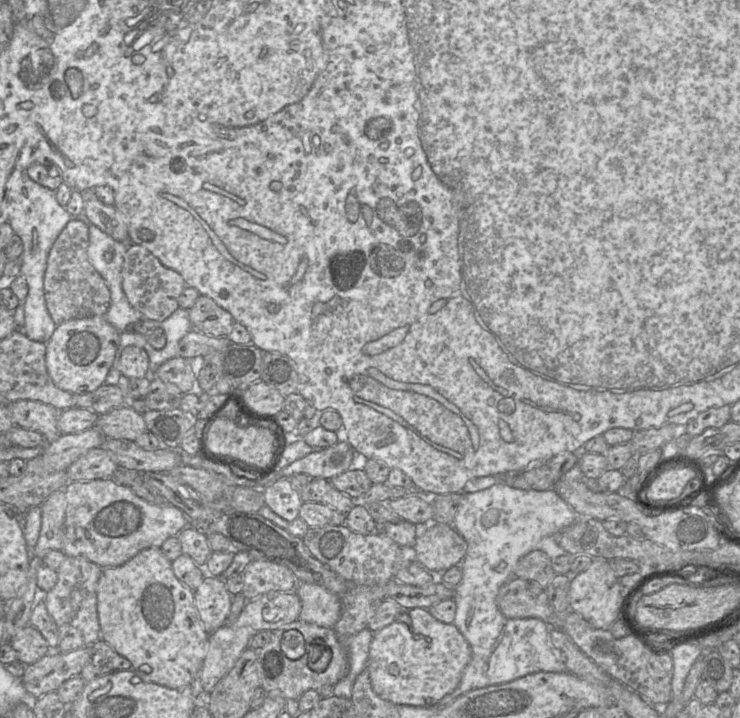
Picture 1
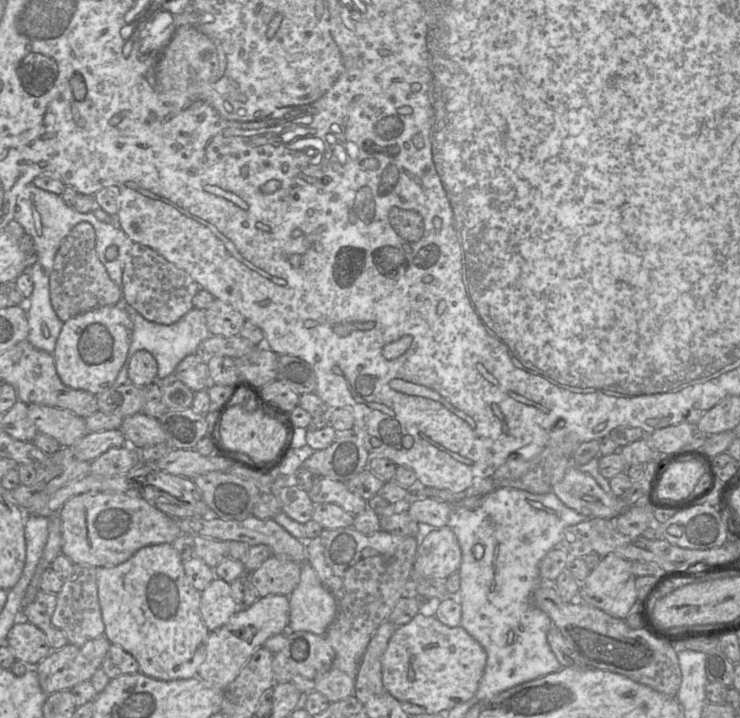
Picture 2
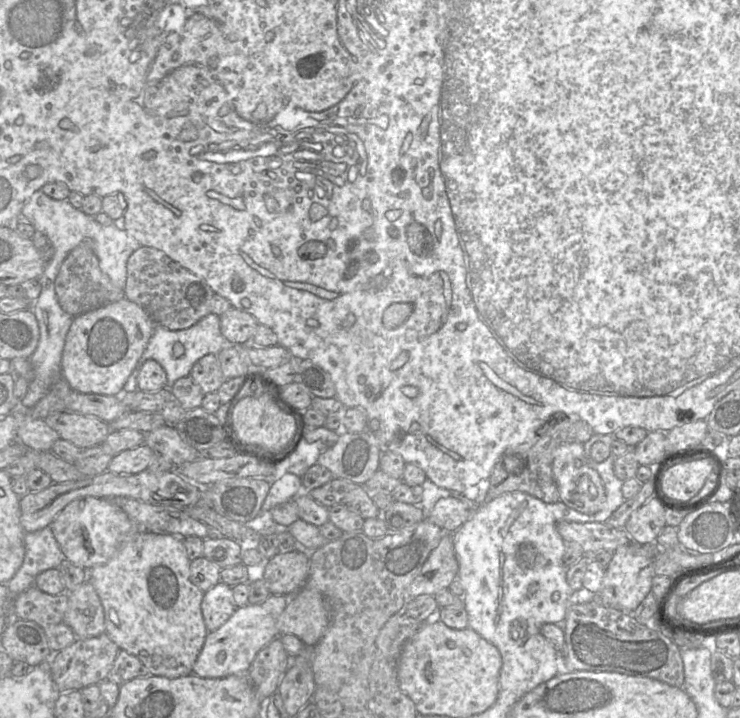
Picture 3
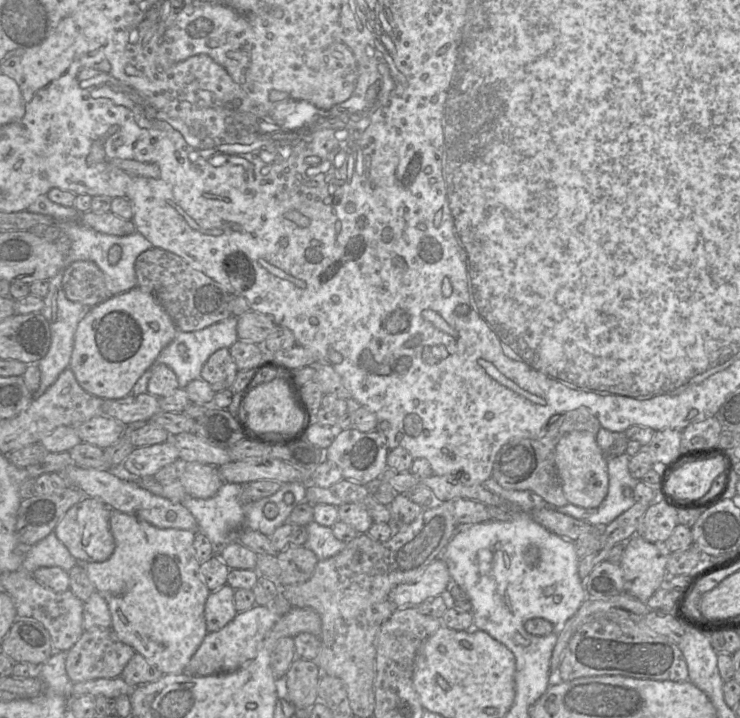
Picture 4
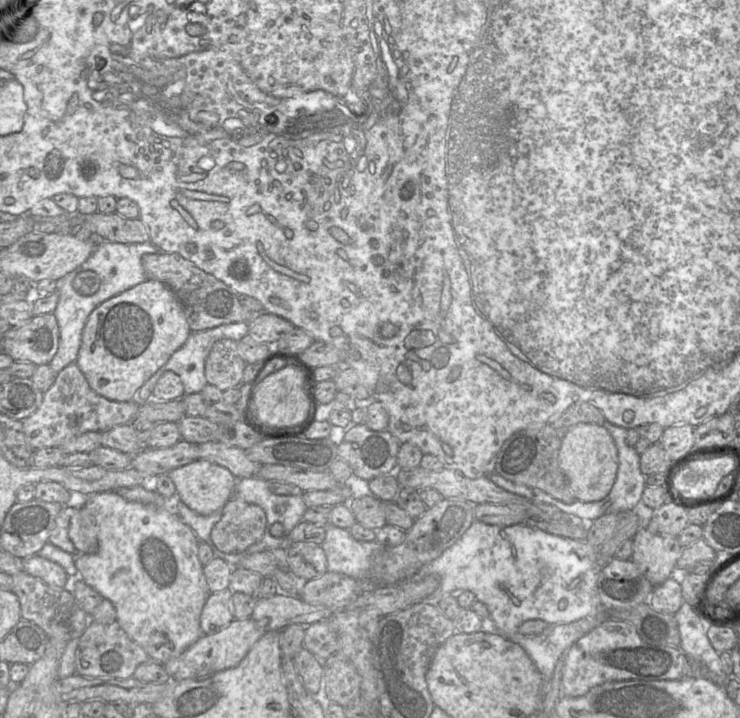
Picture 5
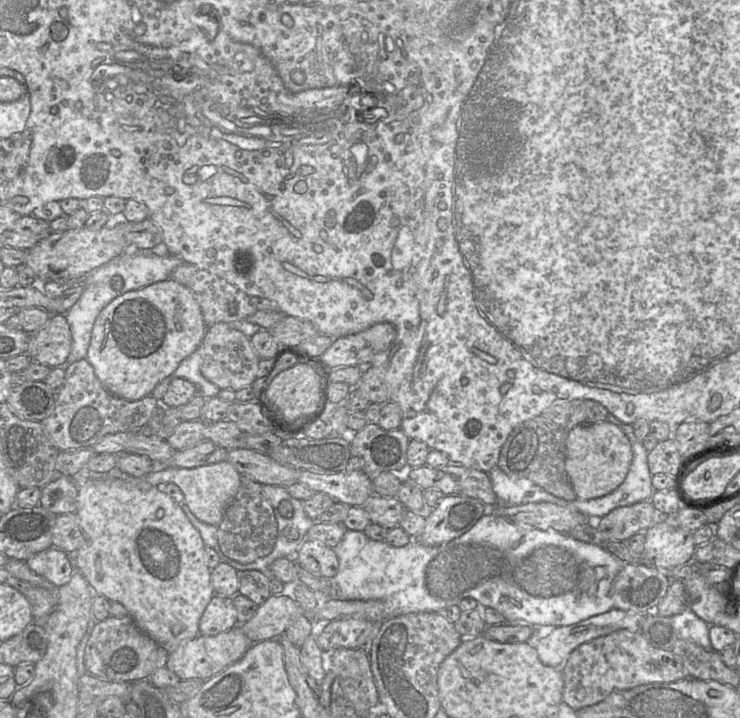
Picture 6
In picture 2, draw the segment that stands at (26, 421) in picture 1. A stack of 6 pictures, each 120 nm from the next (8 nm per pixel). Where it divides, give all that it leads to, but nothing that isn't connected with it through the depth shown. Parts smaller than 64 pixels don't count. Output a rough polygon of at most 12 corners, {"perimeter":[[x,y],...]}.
{"perimeter":[[28,404],[37,432],[61,448],[89,433],[85,419],[55,407]]}

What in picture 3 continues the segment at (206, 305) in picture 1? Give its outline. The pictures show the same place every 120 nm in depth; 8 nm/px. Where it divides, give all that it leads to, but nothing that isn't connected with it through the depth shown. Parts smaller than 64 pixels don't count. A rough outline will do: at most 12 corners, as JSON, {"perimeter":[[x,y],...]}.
{"perimeter":[[233,307],[220,315],[229,344],[250,344],[259,324]]}

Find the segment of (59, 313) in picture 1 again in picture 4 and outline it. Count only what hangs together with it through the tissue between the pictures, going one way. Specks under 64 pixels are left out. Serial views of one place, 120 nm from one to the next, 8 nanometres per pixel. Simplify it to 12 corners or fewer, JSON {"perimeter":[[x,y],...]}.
{"perimeter":[[75,261],[62,288],[87,310],[116,296],[92,261]]}

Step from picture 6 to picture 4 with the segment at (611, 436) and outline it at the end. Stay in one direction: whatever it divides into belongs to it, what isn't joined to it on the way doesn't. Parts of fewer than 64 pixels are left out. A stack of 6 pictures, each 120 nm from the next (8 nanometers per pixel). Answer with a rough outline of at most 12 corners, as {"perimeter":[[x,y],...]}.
{"perimeter":[[590,432],[556,445],[570,504],[597,508],[608,492],[606,456]]}

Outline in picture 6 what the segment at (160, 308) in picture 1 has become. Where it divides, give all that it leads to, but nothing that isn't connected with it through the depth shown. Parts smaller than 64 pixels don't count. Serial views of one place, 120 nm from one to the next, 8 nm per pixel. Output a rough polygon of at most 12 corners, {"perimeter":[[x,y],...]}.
{"perimeter":[[182,263],[170,279],[198,301],[207,327],[248,321],[271,329],[284,316],[254,307],[217,275]]}

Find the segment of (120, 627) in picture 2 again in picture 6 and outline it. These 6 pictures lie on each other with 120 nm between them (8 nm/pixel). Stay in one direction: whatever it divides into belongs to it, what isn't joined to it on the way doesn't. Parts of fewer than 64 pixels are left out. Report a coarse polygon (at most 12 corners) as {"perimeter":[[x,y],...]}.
{"perimeter":[[78,482],[76,566],[169,653],[215,593],[177,502]]}

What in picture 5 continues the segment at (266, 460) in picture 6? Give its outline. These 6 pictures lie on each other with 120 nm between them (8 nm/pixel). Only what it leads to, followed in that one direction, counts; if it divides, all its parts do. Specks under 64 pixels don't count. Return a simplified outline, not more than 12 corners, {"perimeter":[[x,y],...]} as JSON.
{"perimeter":[[218,441],[198,444],[199,459],[237,479],[257,475],[245,450]]}

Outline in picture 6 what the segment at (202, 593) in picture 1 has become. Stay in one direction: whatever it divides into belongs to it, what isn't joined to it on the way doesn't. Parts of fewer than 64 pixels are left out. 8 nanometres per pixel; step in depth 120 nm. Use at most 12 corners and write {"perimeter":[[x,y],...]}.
{"perimeter":[[214,595],[199,635],[215,636],[238,624],[233,597]]}

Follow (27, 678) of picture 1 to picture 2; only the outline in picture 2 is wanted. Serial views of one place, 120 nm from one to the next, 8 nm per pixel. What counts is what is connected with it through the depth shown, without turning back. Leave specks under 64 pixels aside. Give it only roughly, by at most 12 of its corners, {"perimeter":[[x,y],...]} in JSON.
{"perimeter":[[103,635],[52,650],[36,667],[49,695],[90,681],[110,647]]}

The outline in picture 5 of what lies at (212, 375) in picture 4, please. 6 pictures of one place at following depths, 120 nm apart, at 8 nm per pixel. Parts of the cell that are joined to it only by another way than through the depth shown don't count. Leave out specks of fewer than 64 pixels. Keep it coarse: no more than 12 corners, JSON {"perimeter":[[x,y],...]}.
{"perimeter":[[215,342],[205,361],[207,383],[222,392],[242,384],[238,342]]}

